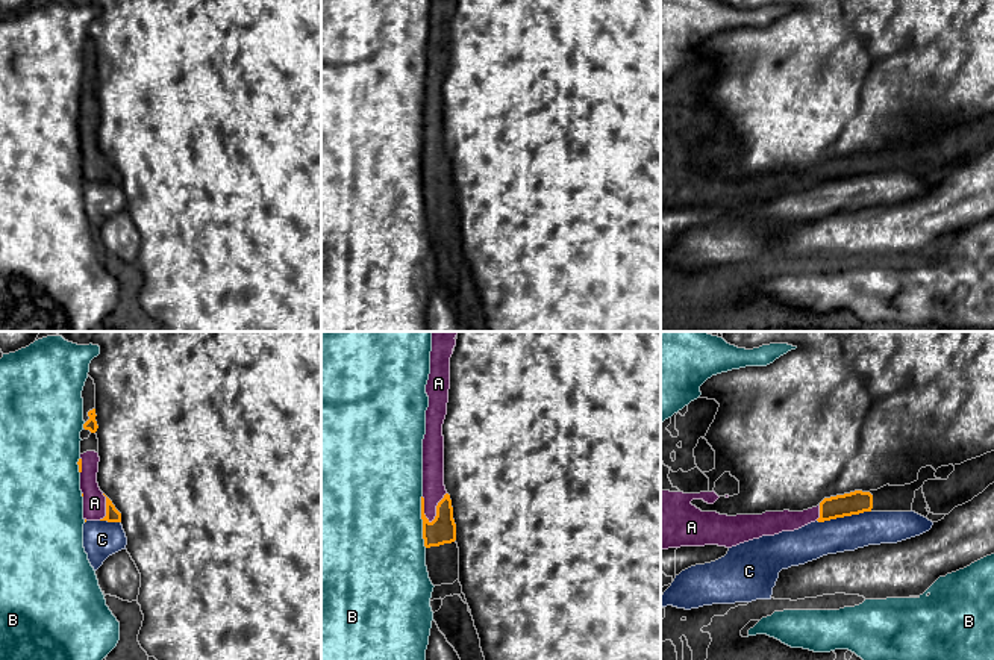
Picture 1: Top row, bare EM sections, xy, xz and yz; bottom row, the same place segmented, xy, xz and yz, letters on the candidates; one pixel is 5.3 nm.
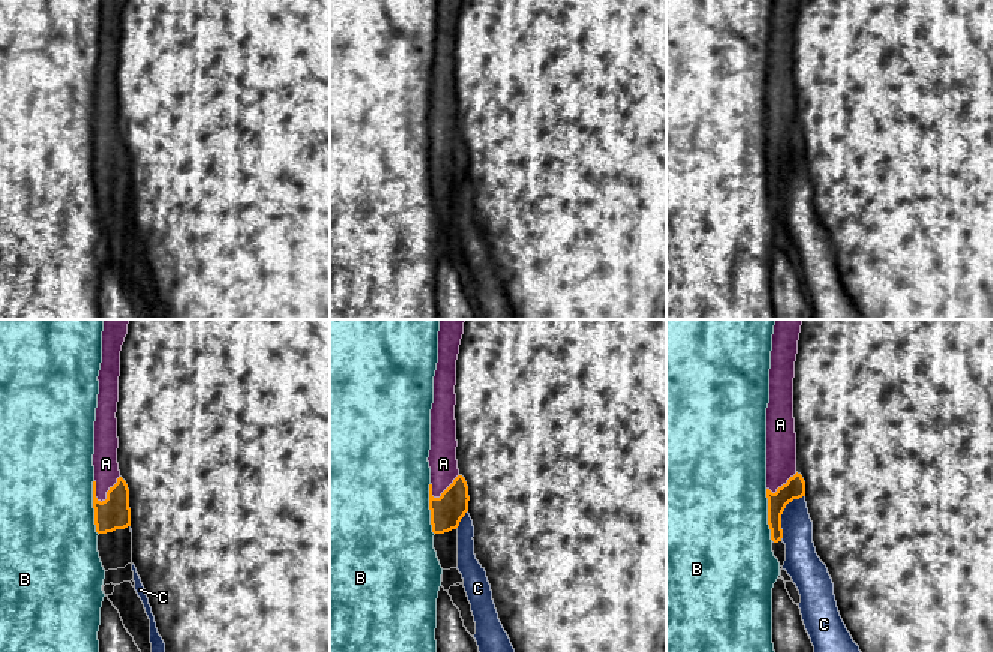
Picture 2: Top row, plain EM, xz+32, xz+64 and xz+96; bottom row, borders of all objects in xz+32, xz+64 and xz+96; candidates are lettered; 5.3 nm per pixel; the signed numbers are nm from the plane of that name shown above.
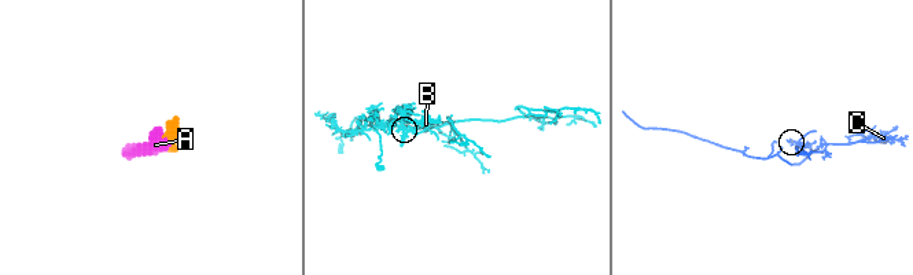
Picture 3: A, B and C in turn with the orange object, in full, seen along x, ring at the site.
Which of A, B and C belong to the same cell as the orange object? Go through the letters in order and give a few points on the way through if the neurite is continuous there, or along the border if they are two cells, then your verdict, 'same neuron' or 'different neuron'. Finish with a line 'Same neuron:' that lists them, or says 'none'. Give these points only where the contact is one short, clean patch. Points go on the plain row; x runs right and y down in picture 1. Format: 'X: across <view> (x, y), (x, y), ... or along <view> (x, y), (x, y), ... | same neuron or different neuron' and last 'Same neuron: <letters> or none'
A: same neuron
B: different neuron
C: along yz (870, 171), (817, 182) | different neuron
Same neuron: A

